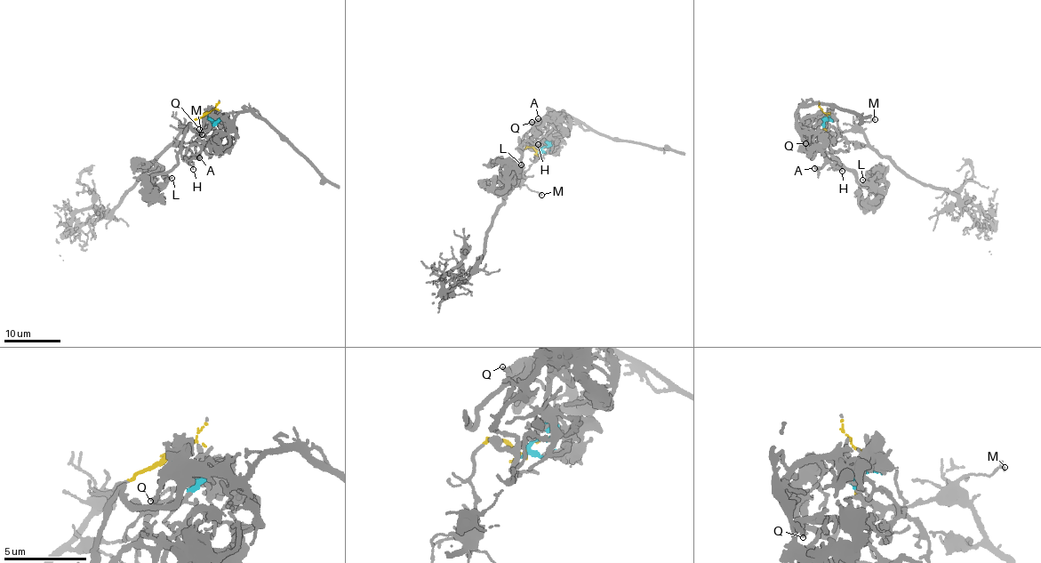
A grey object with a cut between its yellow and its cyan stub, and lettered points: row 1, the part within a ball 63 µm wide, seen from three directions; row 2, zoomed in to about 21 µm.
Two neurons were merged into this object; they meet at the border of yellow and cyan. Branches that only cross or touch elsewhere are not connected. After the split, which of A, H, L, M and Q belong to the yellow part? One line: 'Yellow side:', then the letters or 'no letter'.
Yellow side: M

